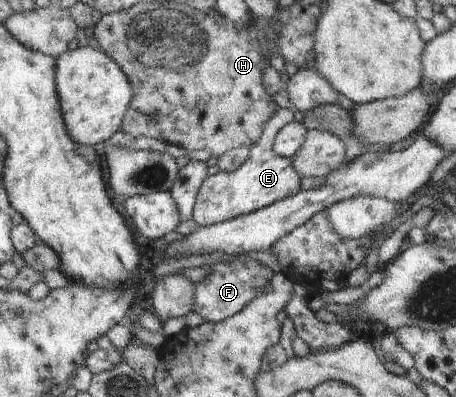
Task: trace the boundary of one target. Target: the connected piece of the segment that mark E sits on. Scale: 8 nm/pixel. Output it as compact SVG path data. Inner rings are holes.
M279 108L269 121L261 141L250 147L250 156L241 169L233 173L220 171L205 178L205 183L199 190L197 203L194 209L194 221L203 227L229 221L230 219L247 215L260 209L269 207L281 199L297 195L301 189L300 172L293 167L292 158L279 155L274 147L276 137L288 123L295 122L295 113L292 109Z

